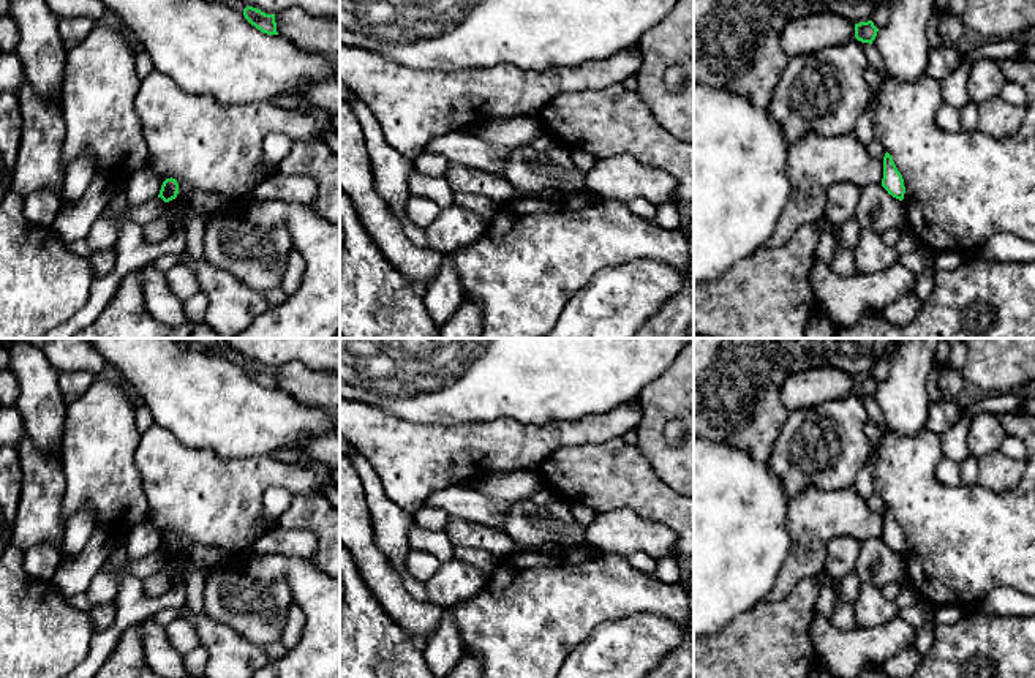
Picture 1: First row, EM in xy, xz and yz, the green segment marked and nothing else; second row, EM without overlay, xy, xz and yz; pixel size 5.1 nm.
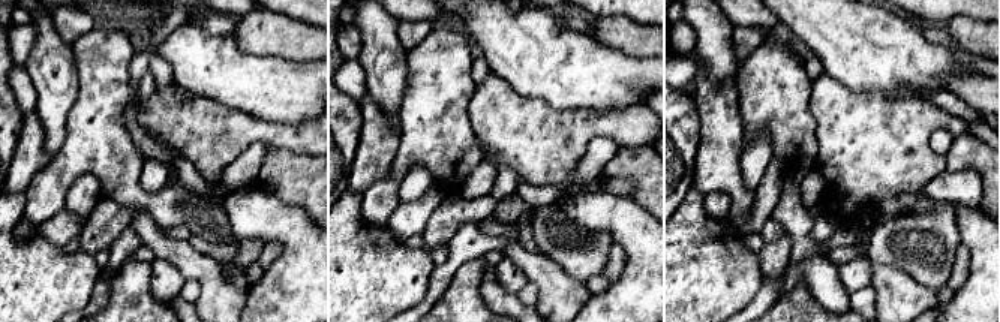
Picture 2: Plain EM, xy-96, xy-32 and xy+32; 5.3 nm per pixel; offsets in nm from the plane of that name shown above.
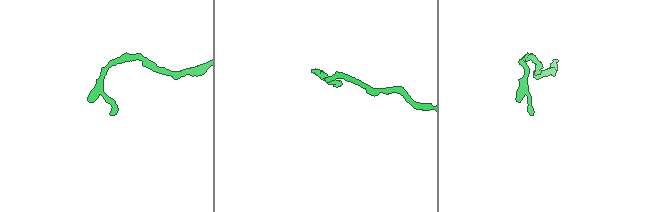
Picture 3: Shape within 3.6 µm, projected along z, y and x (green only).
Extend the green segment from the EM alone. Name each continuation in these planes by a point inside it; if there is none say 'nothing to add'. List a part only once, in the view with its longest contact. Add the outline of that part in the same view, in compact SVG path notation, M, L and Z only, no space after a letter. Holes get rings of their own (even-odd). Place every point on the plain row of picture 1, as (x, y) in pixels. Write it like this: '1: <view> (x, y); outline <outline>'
nothing to add

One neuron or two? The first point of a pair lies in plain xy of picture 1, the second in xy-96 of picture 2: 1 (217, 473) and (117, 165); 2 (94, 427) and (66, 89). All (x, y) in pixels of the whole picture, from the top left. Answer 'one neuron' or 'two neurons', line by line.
1: two neurons
2: two neurons

